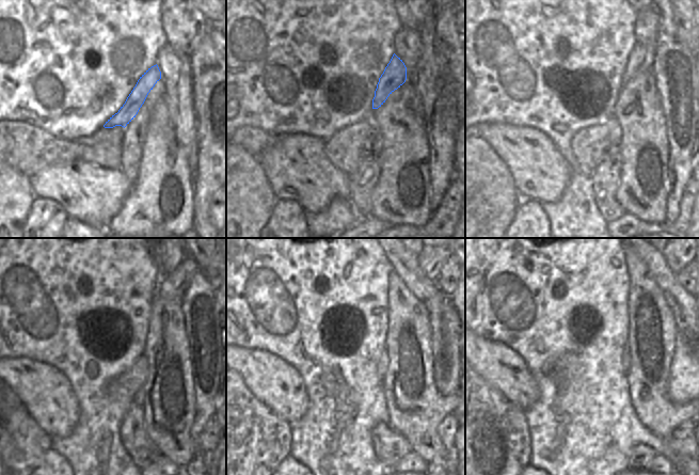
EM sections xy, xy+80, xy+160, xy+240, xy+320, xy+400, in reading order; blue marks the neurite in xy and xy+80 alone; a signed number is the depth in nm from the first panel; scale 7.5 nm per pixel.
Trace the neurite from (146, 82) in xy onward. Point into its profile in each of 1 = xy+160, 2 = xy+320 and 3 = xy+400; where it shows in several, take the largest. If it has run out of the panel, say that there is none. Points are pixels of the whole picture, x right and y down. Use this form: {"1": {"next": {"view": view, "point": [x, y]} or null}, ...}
{"1": {"next": {"view": "xy+160", "point": [641, 58]}}, "2": {"next": {"view": "xy+320", "point": [430, 259]}}, "3": {"next": {"view": "xy+400", "point": [677, 259]}}}

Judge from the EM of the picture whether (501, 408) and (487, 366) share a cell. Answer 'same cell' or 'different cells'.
different cells

